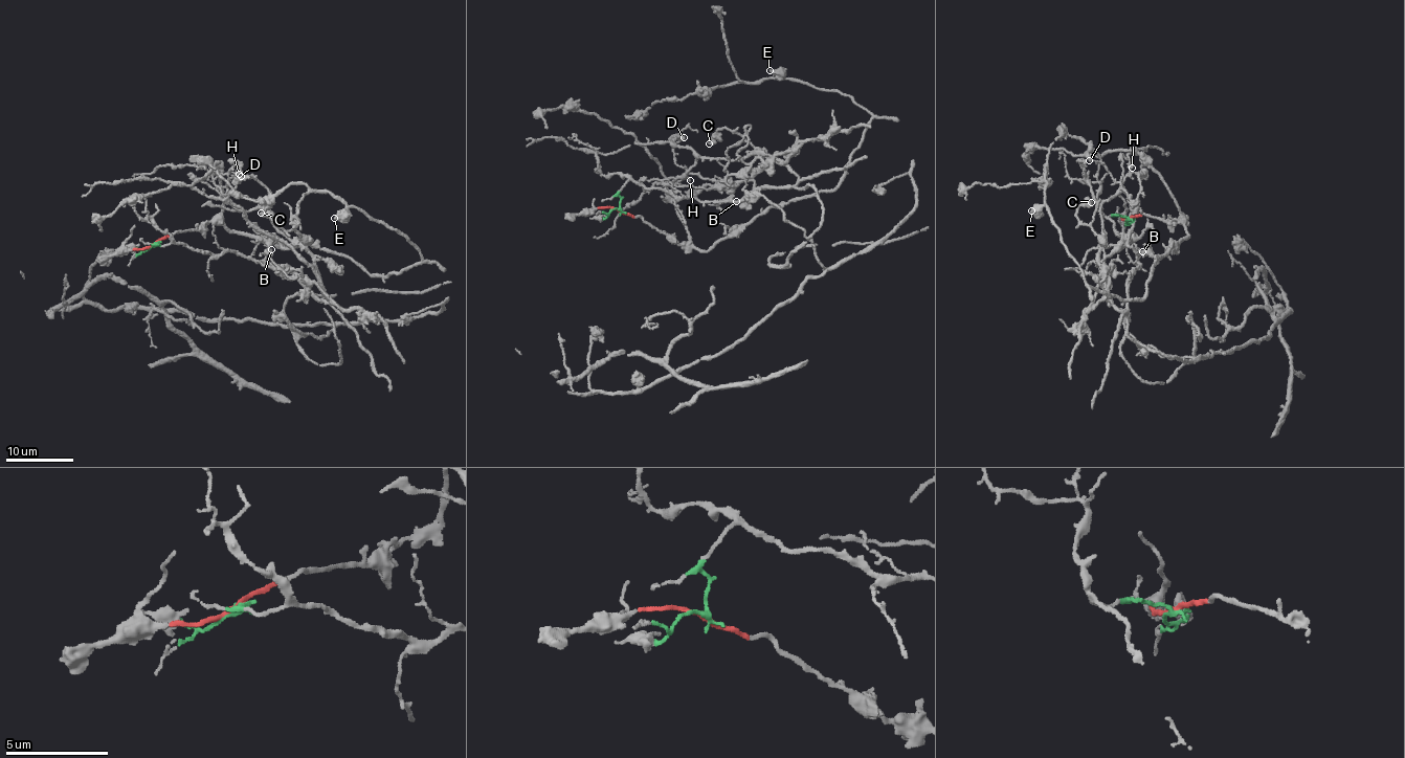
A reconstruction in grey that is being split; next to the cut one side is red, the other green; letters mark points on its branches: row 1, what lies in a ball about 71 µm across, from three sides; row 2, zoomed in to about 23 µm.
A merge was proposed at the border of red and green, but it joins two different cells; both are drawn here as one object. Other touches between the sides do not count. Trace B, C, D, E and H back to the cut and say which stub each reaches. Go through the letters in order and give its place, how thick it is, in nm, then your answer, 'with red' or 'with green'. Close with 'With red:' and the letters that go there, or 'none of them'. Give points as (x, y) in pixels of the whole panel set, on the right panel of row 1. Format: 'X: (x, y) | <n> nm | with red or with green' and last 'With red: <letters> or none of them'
B: (1142, 251) | 110 nm | with green
C: (1091, 202) | 440 nm | with green
D: (1089, 160) | 550 nm | with green
E: (1031, 210) | 340 nm | with red
H: (1132, 168) | 90 nm | with green
With red: E

